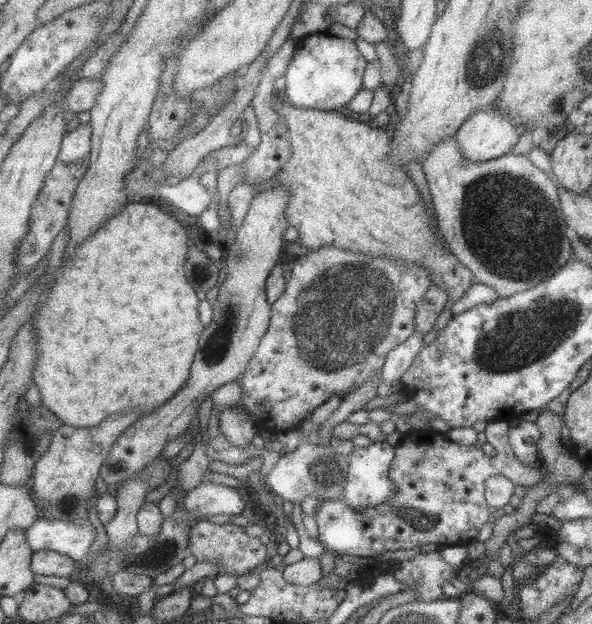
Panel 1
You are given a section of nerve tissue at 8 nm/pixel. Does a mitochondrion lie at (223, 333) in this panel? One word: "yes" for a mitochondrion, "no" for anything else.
yes

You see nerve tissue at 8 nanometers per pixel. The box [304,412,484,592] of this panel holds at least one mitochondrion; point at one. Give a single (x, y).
(418, 521)

